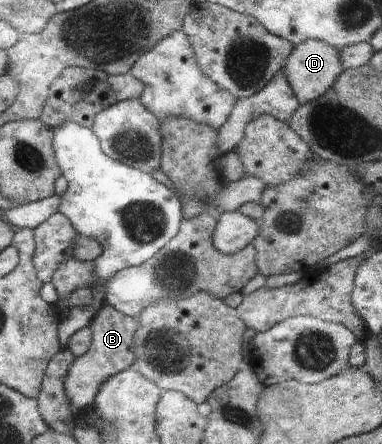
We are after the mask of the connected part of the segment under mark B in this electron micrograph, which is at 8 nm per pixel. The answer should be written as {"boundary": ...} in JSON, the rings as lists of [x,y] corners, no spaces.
{"boundary":[[[104,303],[89,326],[92,331],[89,351],[74,358],[64,381],[70,413],[74,417],[87,412],[87,407],[93,405],[99,386],[107,378],[132,367],[135,359],[134,333],[138,328],[137,318],[129,317]]]}

